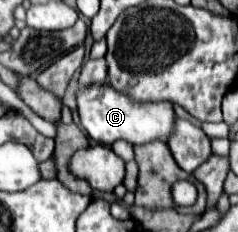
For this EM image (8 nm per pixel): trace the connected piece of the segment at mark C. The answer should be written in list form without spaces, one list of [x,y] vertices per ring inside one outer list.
[[[95,84],[95,86],[79,86],[77,92],[77,106],[79,118],[85,132],[99,144],[111,146],[115,140],[127,140],[135,146],[145,142],[169,142],[173,134],[175,110],[173,102],[133,102],[123,92],[113,90],[109,84]]]

